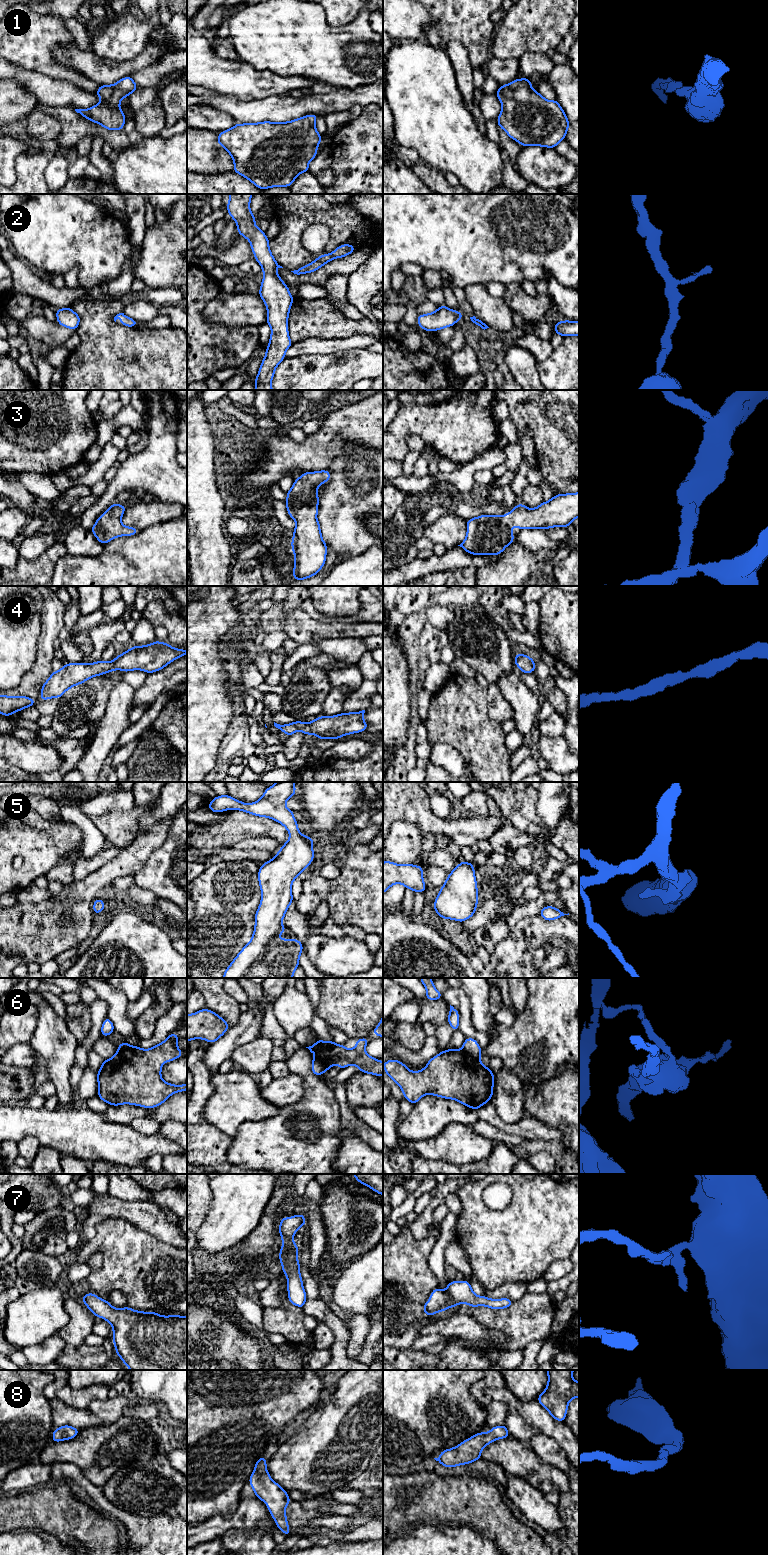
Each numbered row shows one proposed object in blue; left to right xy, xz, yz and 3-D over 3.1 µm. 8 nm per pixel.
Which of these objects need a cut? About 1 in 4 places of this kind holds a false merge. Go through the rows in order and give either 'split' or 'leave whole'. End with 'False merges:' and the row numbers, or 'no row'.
1: leave whole
2: leave whole
3: leave whole
4: leave whole
5: leave whole
6: split
7: leave whole
8: leave whole
False merges: 6

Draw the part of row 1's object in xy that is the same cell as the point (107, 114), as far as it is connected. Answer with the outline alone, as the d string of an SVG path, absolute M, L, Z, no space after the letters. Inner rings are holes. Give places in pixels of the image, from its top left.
M131 76L120 79L114 85L100 85L96 94L102 102L89 109L75 111L107 130L123 130L126 118L119 104L123 97L129 97L137 89L139 87Z

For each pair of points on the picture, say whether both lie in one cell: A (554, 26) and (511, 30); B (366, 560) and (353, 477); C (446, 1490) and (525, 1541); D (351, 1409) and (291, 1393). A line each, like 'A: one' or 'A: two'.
A: one
B: two
C: one
D: two

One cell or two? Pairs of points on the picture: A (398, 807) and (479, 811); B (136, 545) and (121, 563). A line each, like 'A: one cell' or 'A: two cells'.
A: two cells
B: one cell

